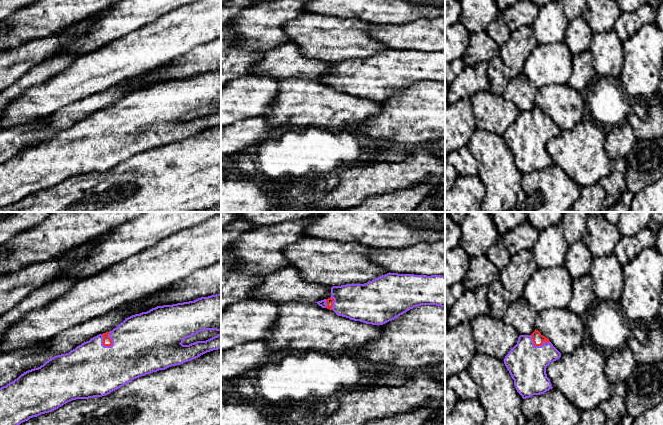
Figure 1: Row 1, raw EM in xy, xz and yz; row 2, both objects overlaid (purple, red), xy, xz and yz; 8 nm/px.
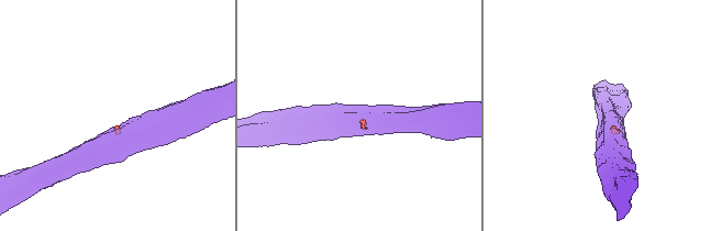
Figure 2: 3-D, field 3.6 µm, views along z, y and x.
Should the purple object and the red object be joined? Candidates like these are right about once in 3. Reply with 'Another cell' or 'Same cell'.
Same cell

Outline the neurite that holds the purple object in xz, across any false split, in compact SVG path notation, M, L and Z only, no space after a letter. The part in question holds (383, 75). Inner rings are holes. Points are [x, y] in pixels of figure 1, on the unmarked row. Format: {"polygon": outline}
{"polygon": "M387 49L365 60L346 60L331 63L331 73L316 78L322 84L333 86L336 91L366 100L383 101L410 85L421 81L436 81L445 84L445 52Z"}

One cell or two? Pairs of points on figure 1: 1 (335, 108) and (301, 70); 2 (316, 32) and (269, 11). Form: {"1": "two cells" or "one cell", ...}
{"1": "two cells", "2": "two cells"}

